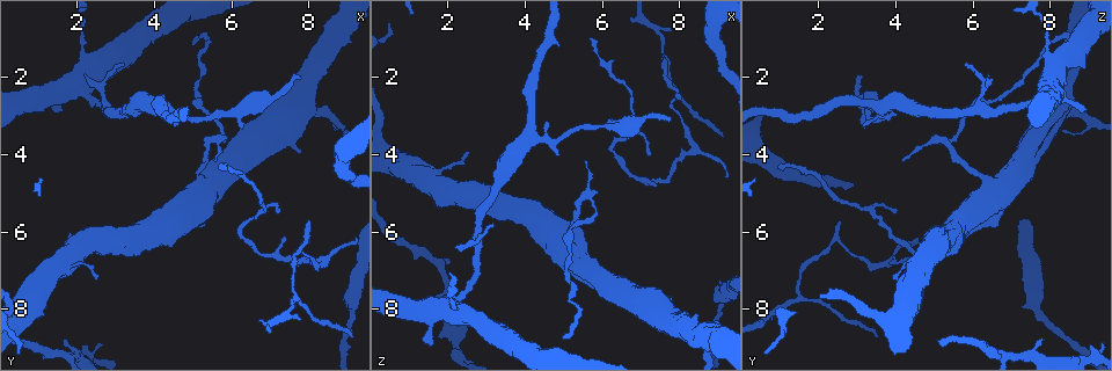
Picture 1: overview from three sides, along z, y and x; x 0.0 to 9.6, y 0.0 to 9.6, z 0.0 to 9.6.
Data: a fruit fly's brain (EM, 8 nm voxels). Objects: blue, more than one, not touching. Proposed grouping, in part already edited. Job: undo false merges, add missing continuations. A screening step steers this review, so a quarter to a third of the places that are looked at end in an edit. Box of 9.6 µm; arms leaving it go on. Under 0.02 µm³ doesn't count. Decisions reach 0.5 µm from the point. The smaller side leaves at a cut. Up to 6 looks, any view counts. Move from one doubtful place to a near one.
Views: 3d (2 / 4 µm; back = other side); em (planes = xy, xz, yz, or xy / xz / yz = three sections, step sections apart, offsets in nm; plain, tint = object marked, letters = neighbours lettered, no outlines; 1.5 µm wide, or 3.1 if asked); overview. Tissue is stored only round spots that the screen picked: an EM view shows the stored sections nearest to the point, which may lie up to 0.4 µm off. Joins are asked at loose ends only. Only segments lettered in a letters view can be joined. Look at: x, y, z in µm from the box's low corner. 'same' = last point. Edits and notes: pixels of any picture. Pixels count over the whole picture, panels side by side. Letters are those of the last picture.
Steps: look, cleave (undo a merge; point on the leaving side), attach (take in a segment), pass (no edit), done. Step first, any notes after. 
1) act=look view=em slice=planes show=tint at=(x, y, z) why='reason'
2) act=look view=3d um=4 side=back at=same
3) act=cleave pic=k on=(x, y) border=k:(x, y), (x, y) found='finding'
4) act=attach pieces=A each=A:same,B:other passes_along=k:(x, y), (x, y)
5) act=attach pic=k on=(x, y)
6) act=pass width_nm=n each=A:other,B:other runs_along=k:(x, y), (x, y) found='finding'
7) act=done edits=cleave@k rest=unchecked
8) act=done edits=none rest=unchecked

act=look view=3d um=2 side=back at=(1.60, 2.95, 8.90)

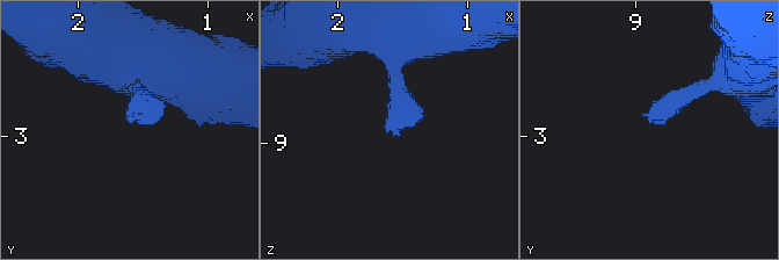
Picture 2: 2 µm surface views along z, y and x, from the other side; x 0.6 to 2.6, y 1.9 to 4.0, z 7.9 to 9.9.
act=look view=em slice=planes show=letters at=(1.60, 2.90, 8.90) why='now the EM'

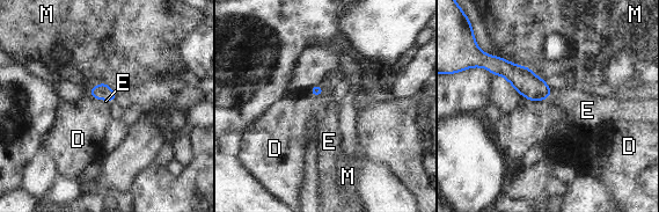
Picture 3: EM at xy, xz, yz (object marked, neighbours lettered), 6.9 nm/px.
act=attach pieces=E each=D:other,E:same,M:other passes_along=3:(532, 87), (547, 97), (581, 106) found='the neuron continues'

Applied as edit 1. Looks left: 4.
act=look view=overview

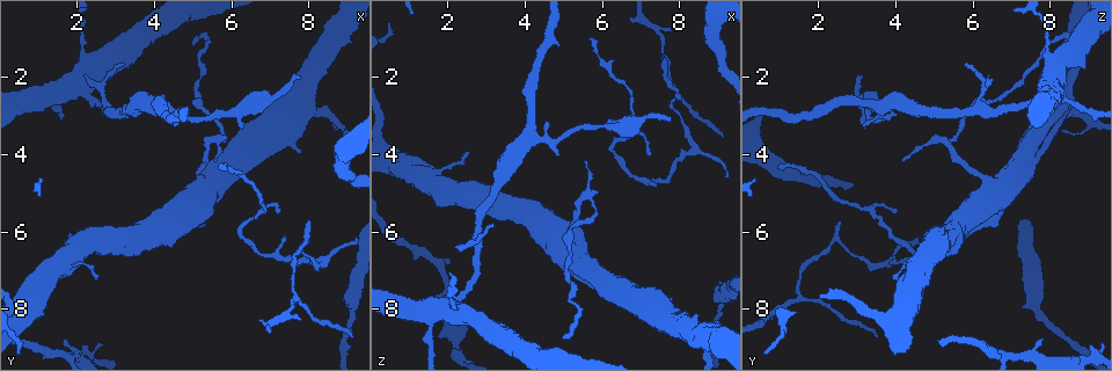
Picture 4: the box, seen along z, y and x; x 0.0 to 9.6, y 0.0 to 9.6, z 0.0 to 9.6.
act=look view=3d um=4 at=(4.60, 3.20, 3.15) why='branch stops here'

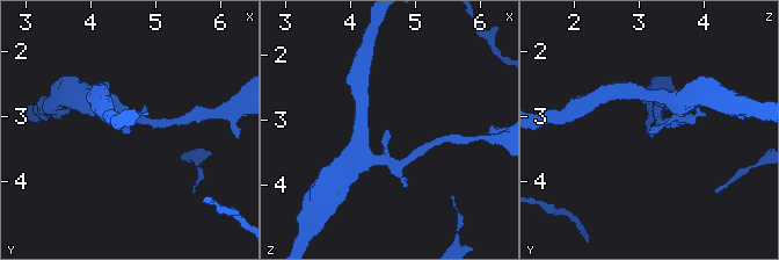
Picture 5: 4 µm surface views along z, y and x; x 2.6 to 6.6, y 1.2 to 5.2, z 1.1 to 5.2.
act=look view=em slice=xz step=8 show=tint at=(4.55, 3.25, 3.15)

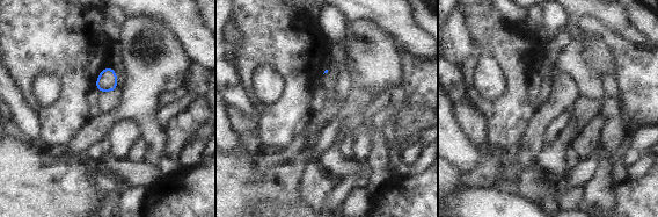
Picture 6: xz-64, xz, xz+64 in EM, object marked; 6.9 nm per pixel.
act=look view=em slice=planes show=letters at=same

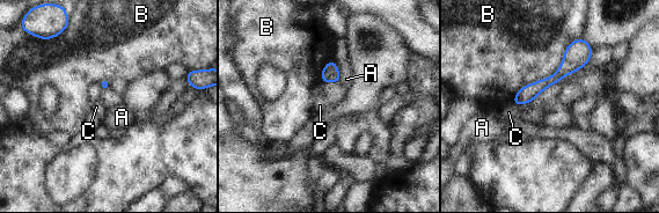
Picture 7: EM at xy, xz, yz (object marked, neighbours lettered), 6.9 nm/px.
act=pass each=A:other,B:other,C:other found='none of them fits'

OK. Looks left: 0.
act=done edits=attach@3 rest=unchecked

